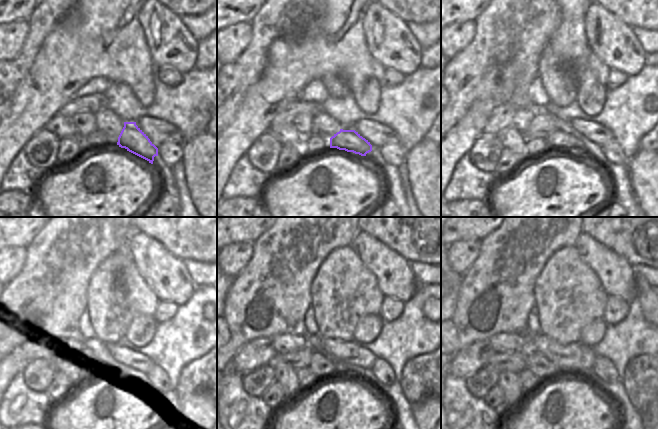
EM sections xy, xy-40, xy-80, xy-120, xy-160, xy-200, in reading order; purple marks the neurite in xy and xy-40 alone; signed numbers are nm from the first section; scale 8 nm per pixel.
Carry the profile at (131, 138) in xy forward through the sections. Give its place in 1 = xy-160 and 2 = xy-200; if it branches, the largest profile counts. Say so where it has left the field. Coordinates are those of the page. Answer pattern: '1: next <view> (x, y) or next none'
1: next xy-160 (322, 366)
2: next xy-200 (538, 364)

